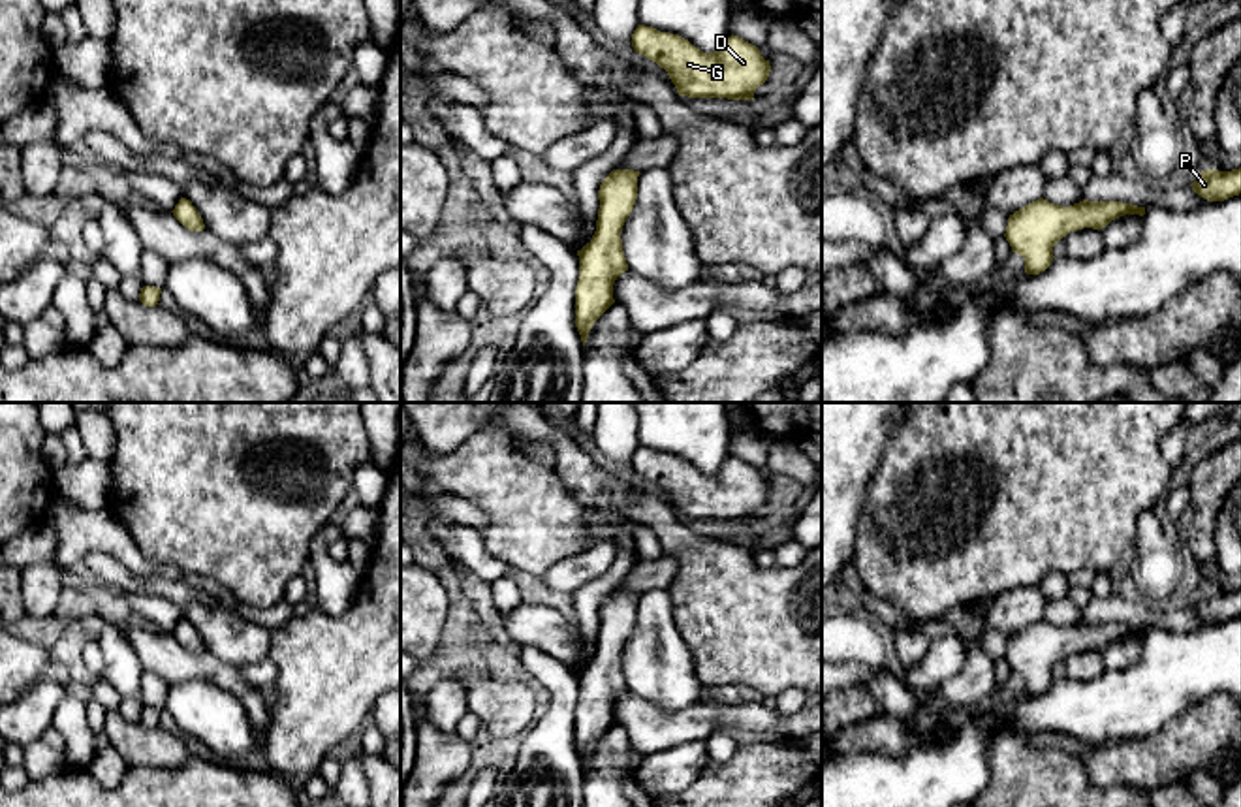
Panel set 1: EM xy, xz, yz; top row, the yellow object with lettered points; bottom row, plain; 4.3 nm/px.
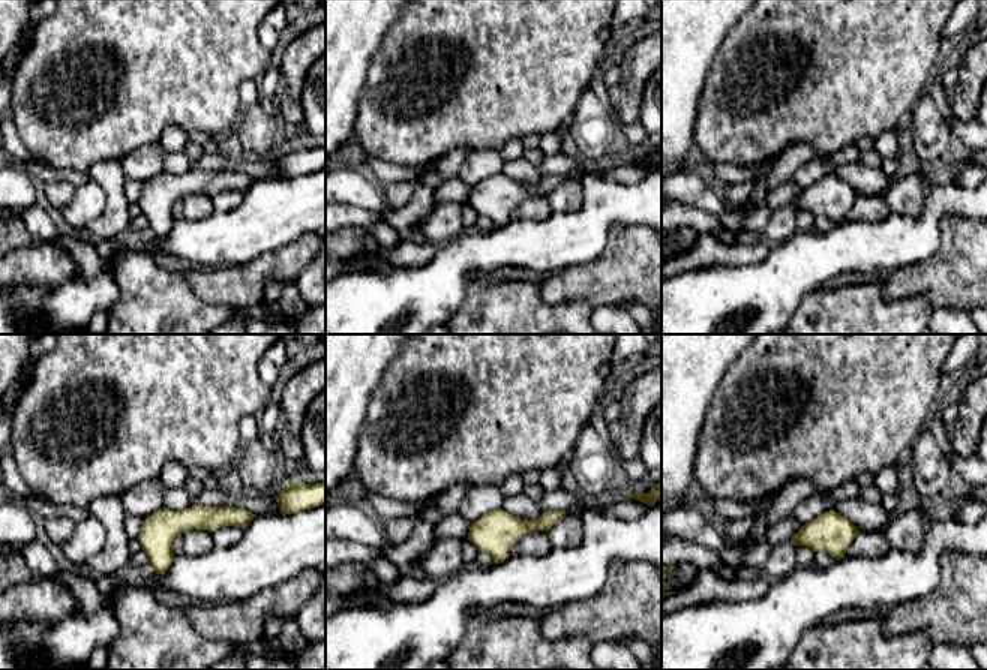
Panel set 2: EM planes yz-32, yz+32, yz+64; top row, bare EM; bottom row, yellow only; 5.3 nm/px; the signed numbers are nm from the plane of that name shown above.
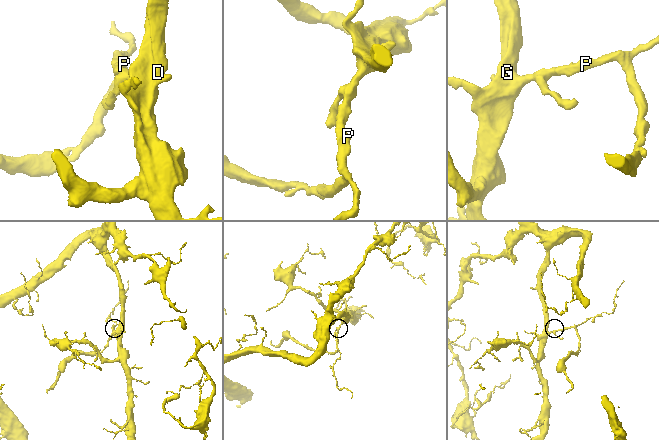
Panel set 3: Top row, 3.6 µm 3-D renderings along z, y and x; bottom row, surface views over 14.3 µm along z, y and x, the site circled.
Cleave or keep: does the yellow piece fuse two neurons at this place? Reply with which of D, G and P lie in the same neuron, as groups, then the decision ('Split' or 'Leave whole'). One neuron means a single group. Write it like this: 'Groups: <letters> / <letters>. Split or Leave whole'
Groups: D G P. Leave whole

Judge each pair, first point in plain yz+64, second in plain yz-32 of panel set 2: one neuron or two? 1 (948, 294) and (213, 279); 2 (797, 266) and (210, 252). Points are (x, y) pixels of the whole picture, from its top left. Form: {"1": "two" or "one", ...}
{"1": "one", "2": "one"}

